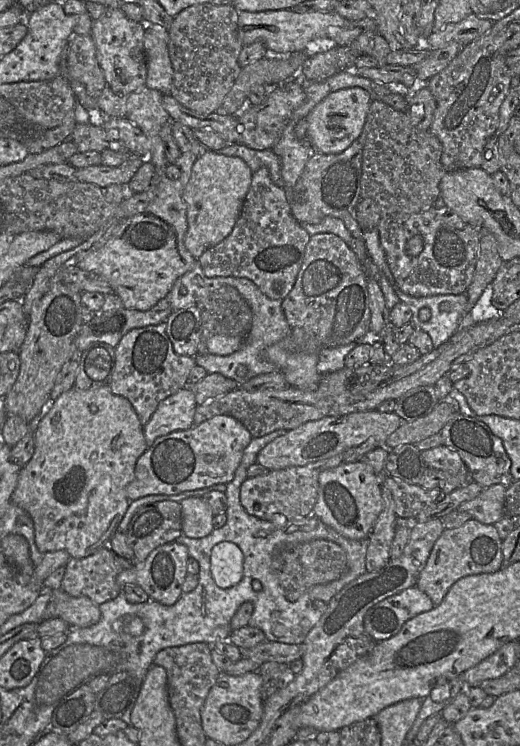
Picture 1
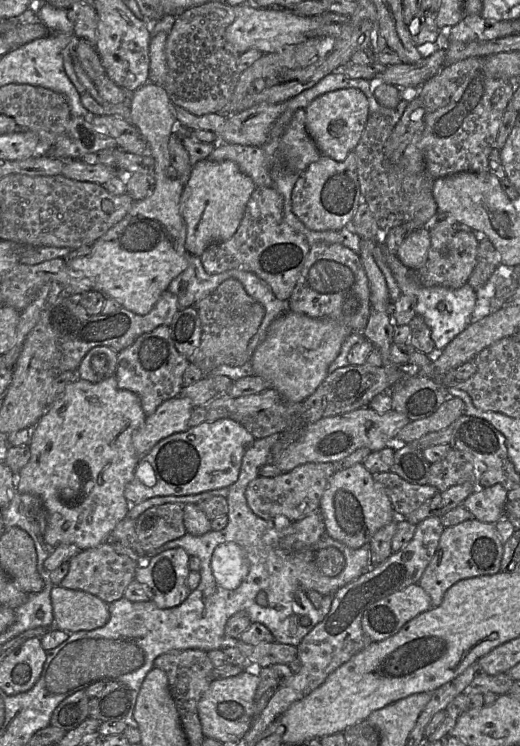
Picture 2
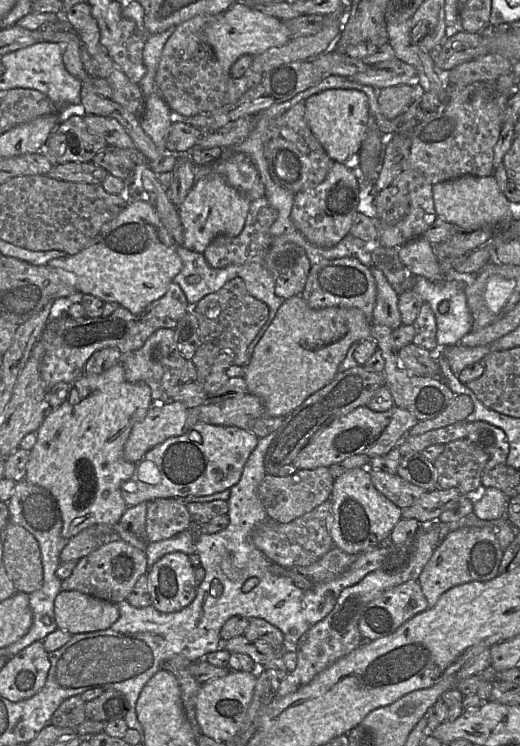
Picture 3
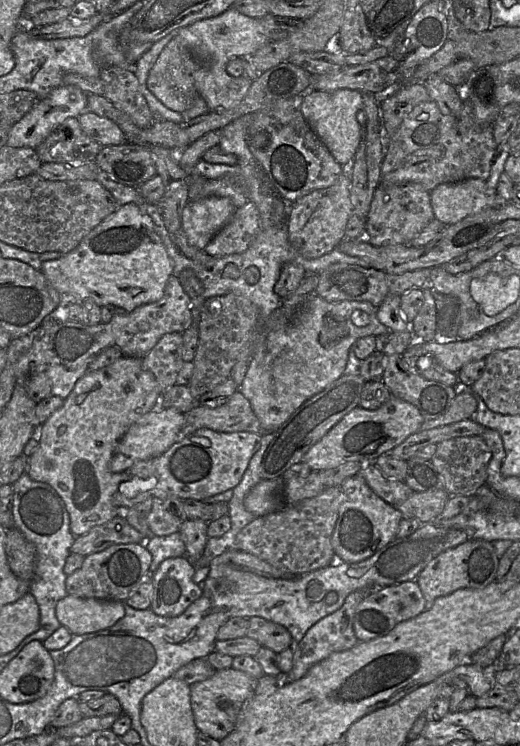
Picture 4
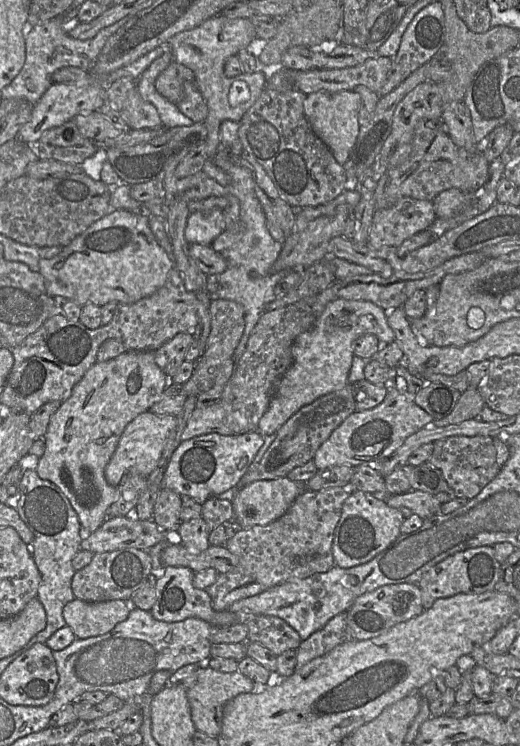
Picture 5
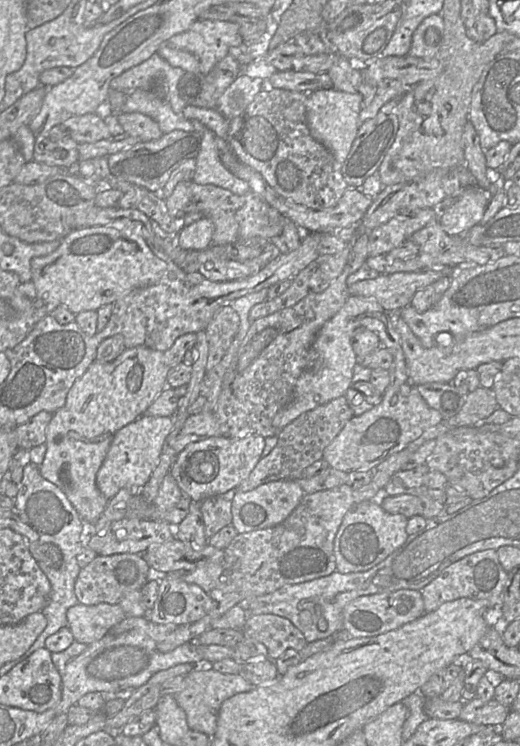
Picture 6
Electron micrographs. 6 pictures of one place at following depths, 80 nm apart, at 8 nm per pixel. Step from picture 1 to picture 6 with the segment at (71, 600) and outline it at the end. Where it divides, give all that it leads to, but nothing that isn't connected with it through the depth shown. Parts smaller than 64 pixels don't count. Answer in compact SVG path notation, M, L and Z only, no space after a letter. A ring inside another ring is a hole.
M78 603L67 610L66 617L74 640L82 644L91 644L108 634L110 629L123 621L127 615L120 604Z

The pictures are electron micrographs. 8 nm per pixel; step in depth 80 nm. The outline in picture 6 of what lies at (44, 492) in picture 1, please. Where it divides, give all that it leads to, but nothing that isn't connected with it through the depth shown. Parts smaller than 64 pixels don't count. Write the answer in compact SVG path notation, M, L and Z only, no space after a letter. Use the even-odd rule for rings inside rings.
M144 346L128 348L110 362L94 360L84 374L75 380L66 396L66 402L58 409L46 429L46 453L38 467L40 475L56 485L76 509L87 529L94 525L105 510L108 501L97 489L96 474L100 469L115 433L134 422L167 386L170 368L163 361L163 352Z

